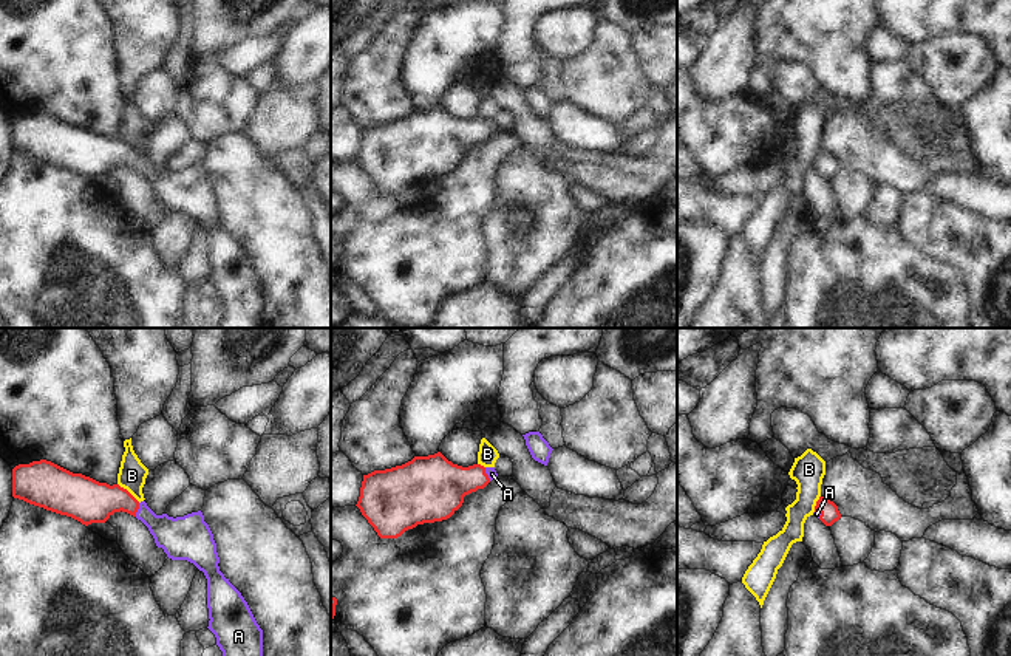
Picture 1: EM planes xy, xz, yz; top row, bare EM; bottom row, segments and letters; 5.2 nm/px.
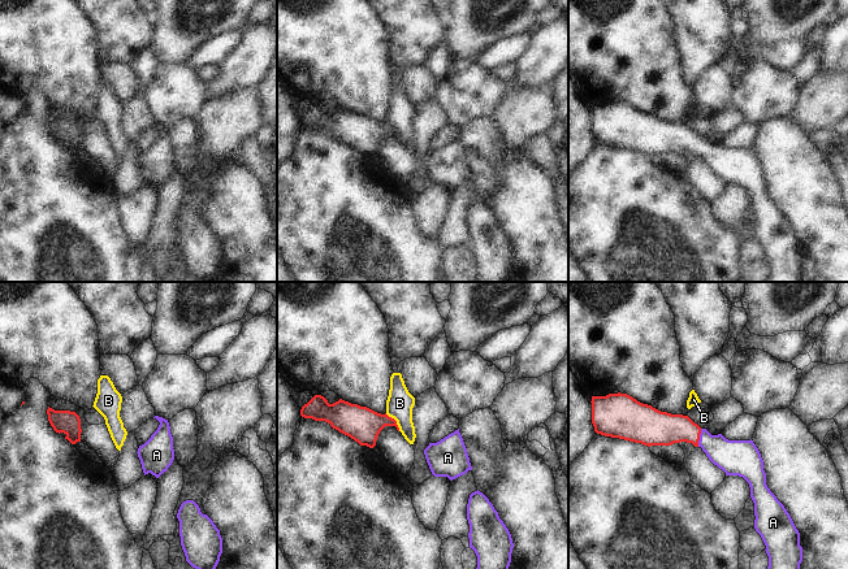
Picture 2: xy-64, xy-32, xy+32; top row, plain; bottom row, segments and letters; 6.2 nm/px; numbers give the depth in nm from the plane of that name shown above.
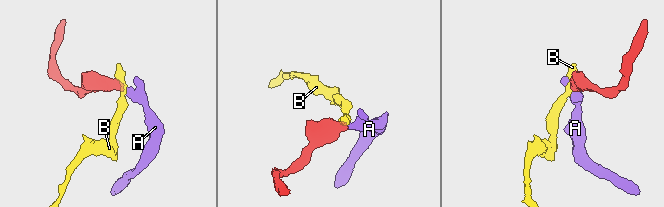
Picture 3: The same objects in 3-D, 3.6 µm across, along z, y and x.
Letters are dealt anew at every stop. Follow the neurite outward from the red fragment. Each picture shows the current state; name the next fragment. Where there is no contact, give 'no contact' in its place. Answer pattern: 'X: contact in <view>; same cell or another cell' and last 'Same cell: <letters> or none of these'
A: contact in xy; same cell
B: contact in xy; another cell
Same cell: A

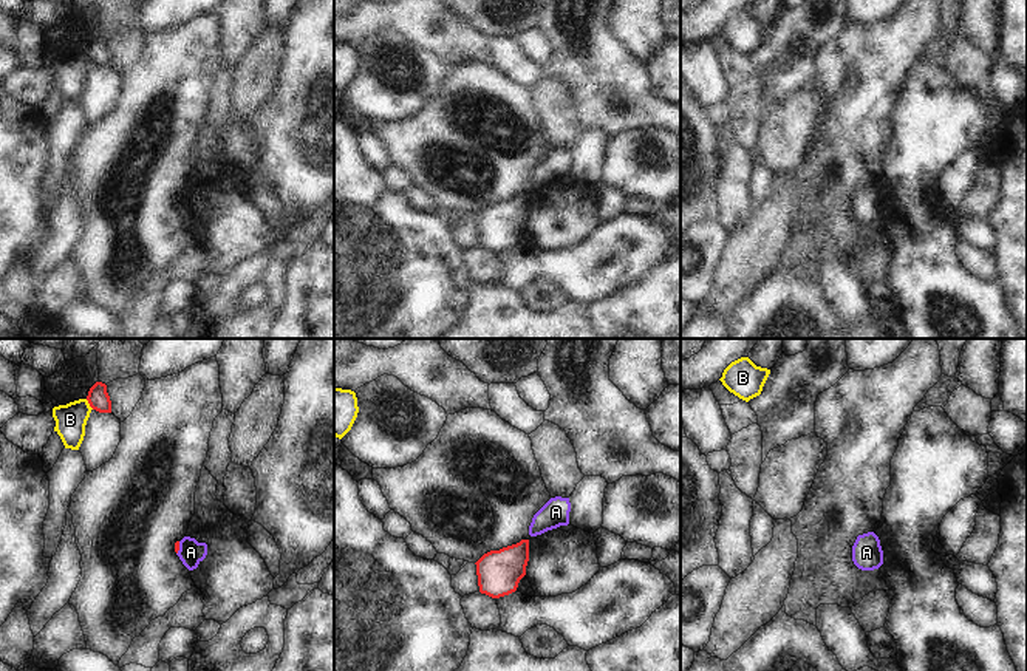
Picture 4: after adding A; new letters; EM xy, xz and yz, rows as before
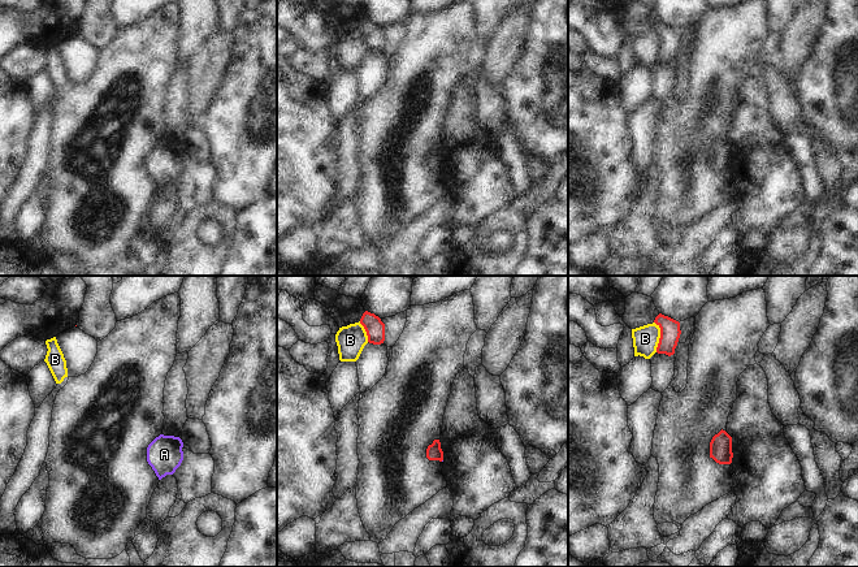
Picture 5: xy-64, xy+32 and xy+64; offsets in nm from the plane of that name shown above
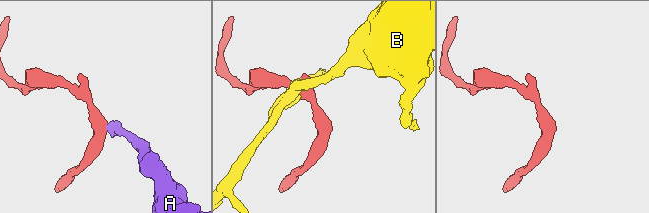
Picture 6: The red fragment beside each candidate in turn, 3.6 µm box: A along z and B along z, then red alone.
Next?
A: contact in xy; another cell
B: contact in xy; another cell
Same cell: none of these

